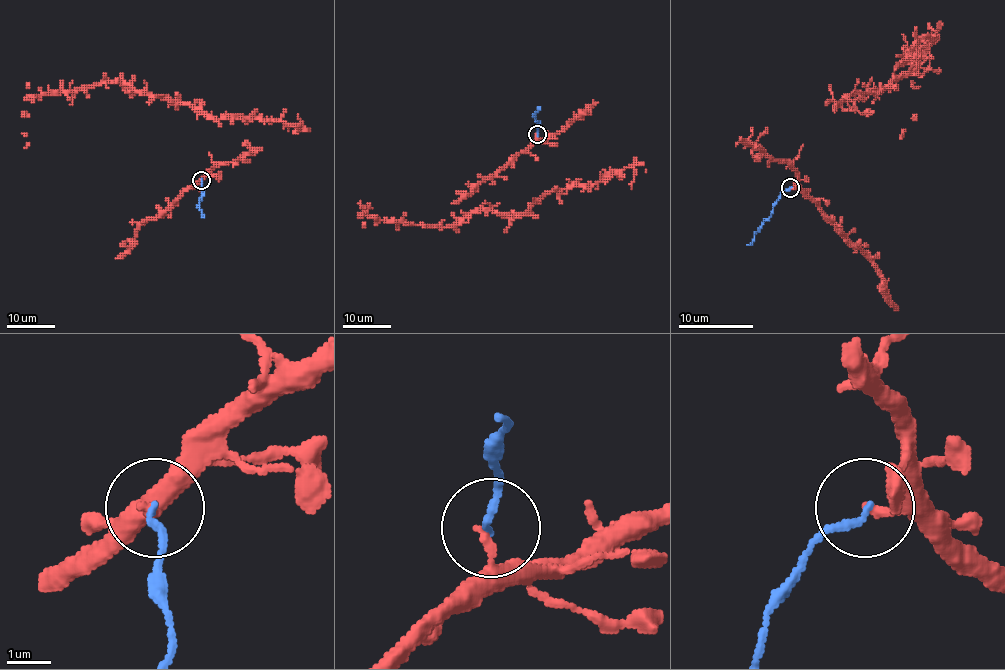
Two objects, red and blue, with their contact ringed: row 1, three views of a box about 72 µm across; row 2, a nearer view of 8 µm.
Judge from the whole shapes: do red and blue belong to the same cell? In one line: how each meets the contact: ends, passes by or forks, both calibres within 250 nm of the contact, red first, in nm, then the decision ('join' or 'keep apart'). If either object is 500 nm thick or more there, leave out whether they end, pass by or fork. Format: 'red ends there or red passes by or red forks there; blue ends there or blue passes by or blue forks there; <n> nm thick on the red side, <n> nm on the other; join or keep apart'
red ends there; blue ends there; 200 nm thick on the red side, 160 nm on the other; keep apart

